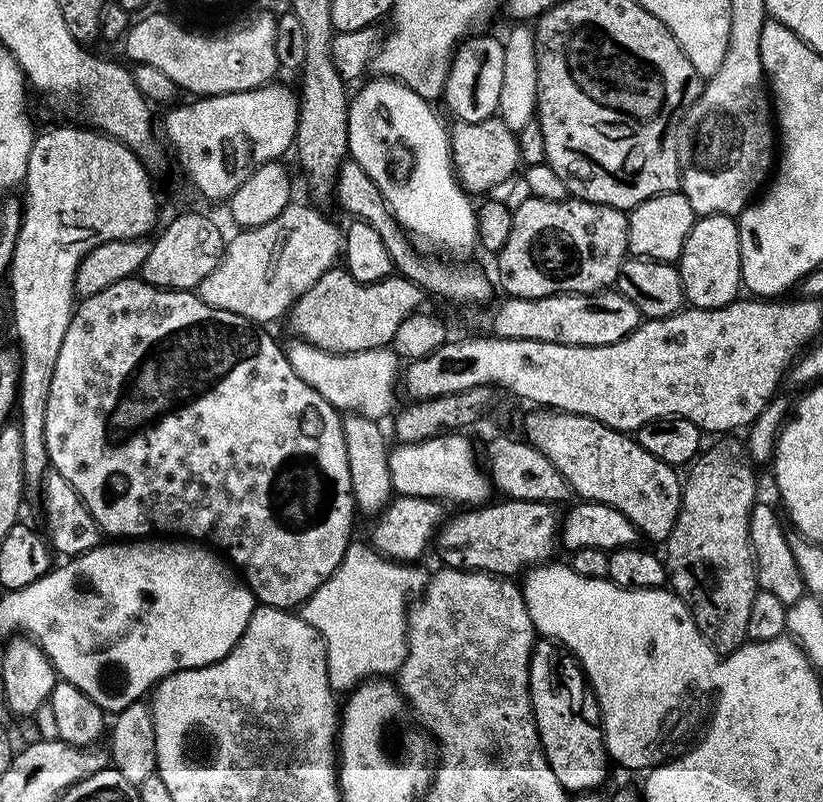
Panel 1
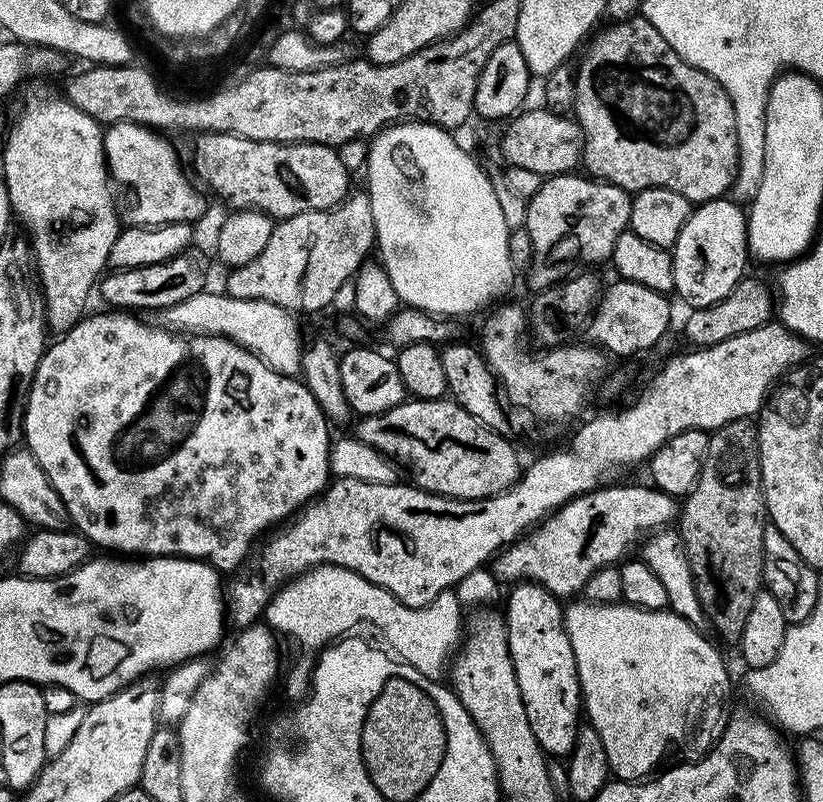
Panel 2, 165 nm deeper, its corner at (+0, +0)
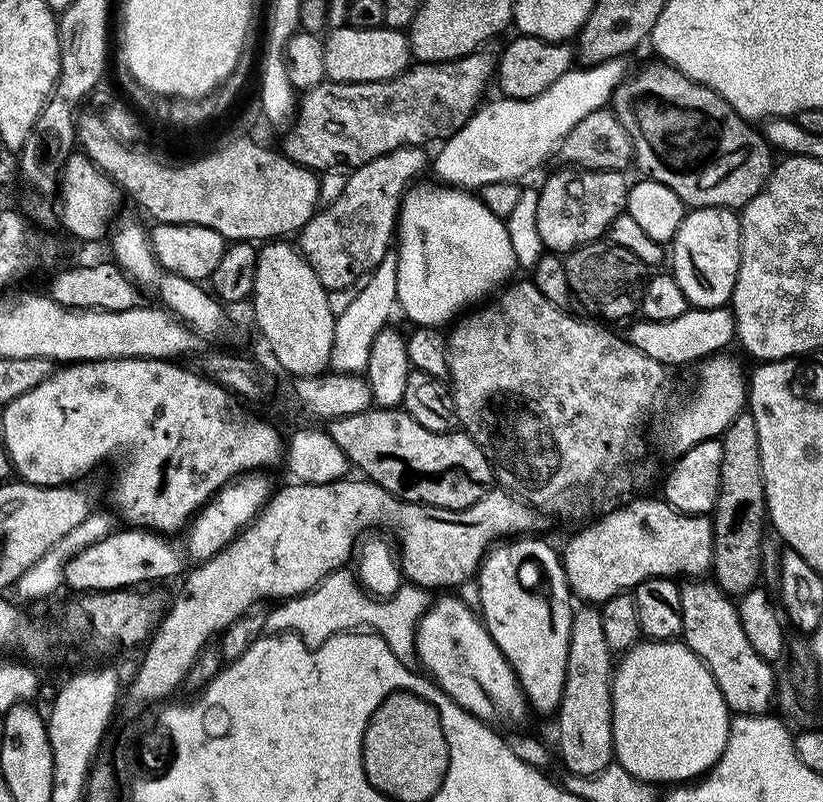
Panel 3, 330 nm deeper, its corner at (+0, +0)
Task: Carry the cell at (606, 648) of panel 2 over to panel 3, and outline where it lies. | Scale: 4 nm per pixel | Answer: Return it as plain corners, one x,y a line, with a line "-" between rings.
645,639
643,642
637,642
635,646
619,657
612,674
612,750
615,763
621,764
635,779
647,781
655,786
663,786
662,784
676,786
681,782
692,782
703,777
722,758
722,752
726,749
729,719
729,708
723,700
722,690
717,686
711,670
700,660
698,654
692,653
687,645
679,639

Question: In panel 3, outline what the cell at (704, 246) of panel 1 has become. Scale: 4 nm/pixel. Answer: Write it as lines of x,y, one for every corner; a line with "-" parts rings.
694,208
678,226
675,240
670,244
671,275
675,276
682,294
693,308
722,308
731,301
734,282
740,265
740,218
731,208

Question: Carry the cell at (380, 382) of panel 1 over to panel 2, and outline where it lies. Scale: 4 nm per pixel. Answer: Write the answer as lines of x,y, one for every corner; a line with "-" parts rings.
205,290
186,298
186,302
178,302
174,306
163,309
163,327
179,330
184,334
225,336
226,339
233,340
236,344
240,344
246,350
253,352
259,360
266,362
266,366
270,366
275,372
280,372
284,376
299,377
302,372
300,360
304,357
305,345
300,344
300,328
296,325
297,317
288,309
278,306
274,302
243,300
227,295
223,291
220,292

